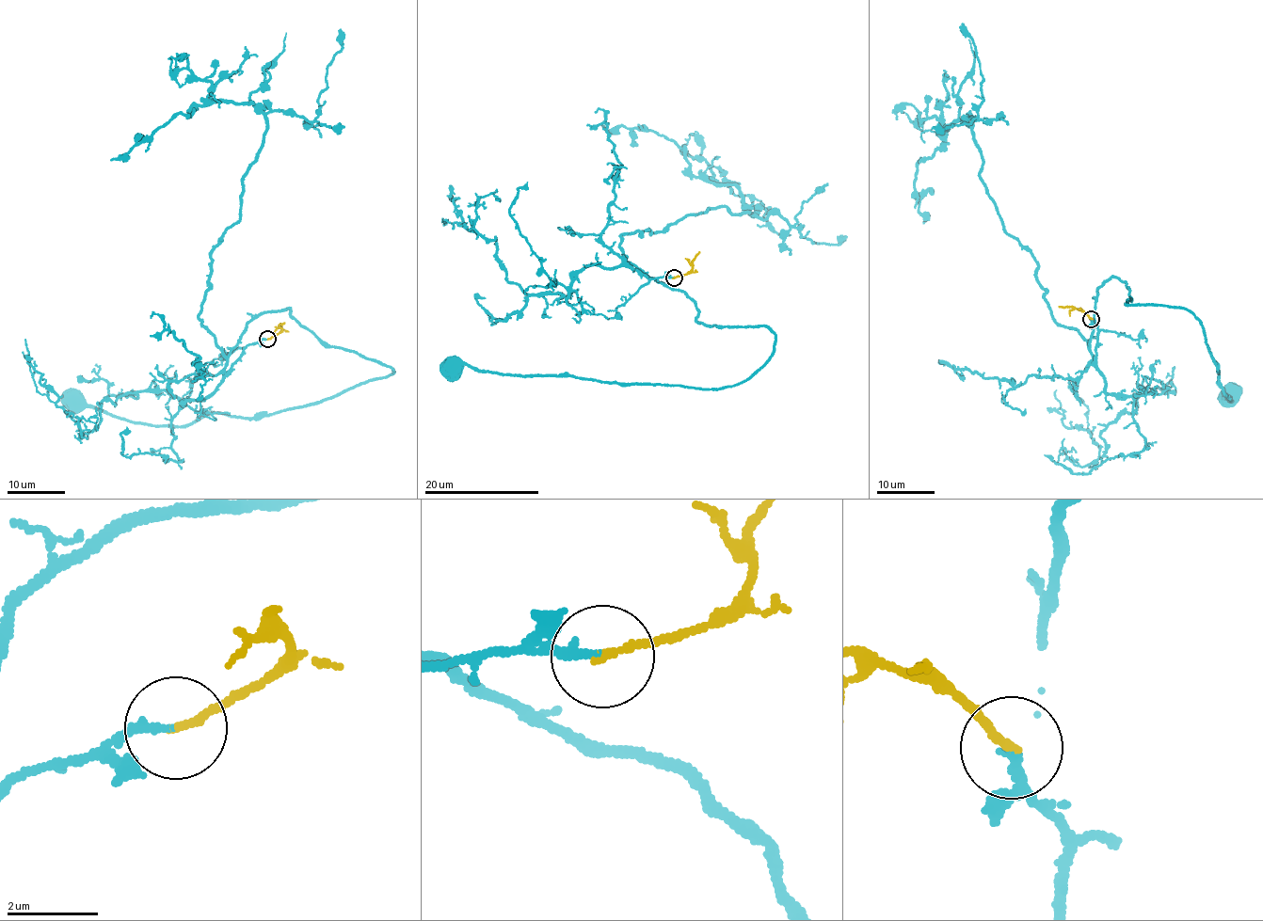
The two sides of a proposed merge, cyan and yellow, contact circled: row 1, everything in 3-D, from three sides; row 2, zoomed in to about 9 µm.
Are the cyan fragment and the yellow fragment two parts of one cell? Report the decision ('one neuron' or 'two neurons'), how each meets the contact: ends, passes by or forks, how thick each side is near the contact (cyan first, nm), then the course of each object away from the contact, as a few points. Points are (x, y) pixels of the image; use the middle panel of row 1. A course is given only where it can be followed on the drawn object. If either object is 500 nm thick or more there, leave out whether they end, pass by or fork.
one neuron; cyan ends there; yellow ends there; 180 nm thick on the cyan side, 180 nm on the other; cyan runs (673, 277), (625, 264), (681, 291), (700, 323), (765, 325), (775, 352), (745, 381), (714, 389), (451, 367); yellow runs (673, 277), (692, 268), (692, 260), (698, 252)

